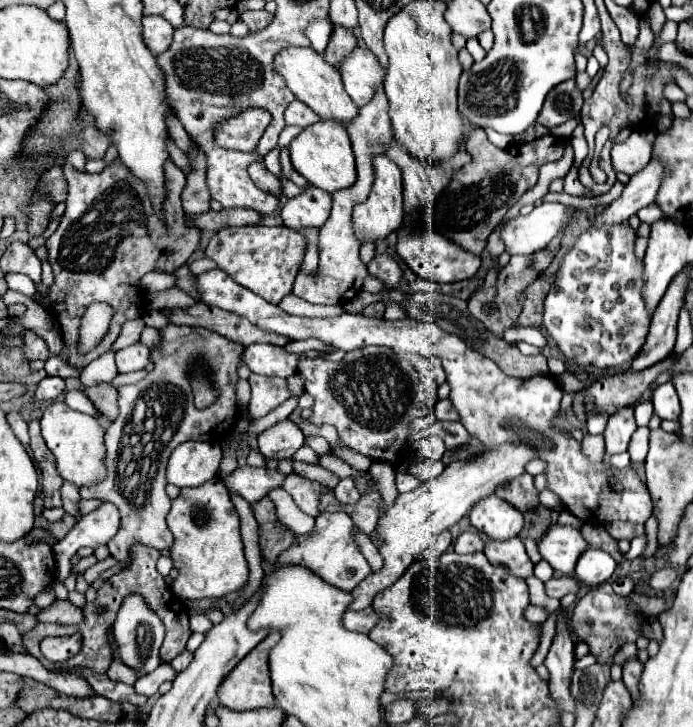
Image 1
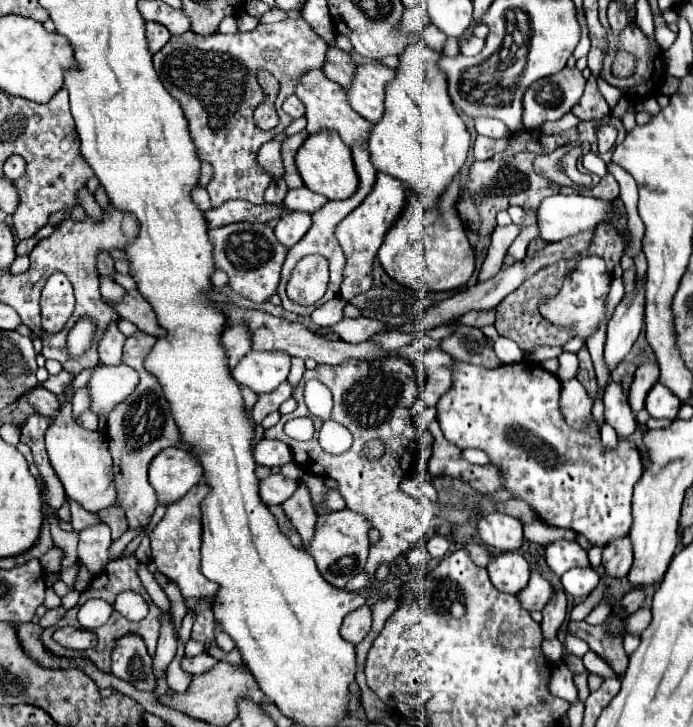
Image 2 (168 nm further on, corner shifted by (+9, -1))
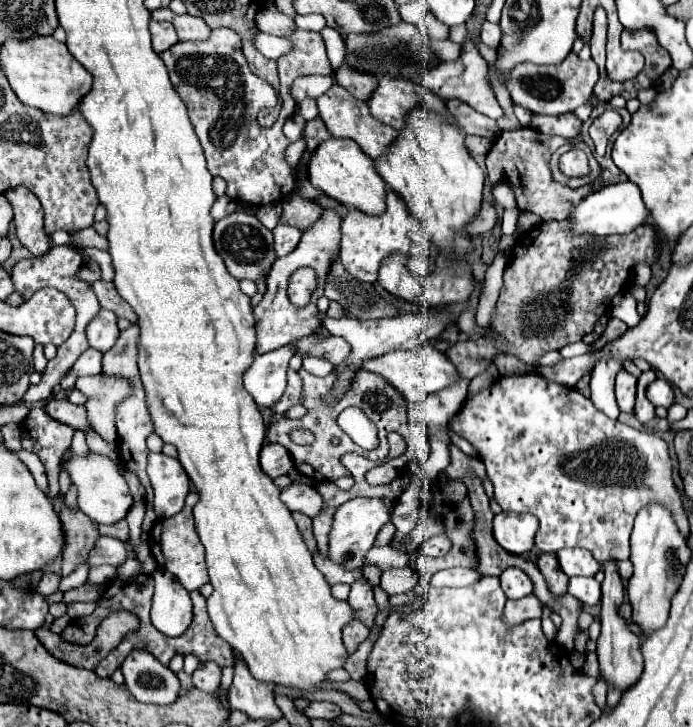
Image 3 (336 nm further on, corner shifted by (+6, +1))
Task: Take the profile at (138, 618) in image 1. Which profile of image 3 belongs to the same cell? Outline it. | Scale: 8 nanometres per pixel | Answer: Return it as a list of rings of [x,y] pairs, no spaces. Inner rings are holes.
[[[133,649],[121,671],[125,675],[125,687],[137,701],[169,705],[179,695],[179,679],[173,671],[163,667],[149,651]]]

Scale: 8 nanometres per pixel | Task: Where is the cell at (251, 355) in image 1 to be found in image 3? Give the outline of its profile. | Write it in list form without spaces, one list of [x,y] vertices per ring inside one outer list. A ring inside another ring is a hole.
[[[289,345],[269,351],[265,355],[255,355],[253,363],[243,373],[243,385],[253,395],[257,405],[271,407],[275,405],[275,401],[281,399],[291,357],[293,349],[289,349]]]

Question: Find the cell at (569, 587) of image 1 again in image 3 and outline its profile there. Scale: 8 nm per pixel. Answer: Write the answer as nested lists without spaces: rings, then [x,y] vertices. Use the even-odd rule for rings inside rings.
[[[531,593],[527,597],[521,597],[517,601],[507,601],[505,605],[505,623],[523,623],[527,619],[535,619],[535,617],[541,617],[543,613],[543,603]]]

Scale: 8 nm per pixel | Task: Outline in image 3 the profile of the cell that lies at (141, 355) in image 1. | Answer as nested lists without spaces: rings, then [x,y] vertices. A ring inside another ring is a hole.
[[[101,309],[101,313],[89,323],[87,327],[87,339],[89,345],[101,353],[107,353],[119,337],[119,327],[117,327],[117,315]]]

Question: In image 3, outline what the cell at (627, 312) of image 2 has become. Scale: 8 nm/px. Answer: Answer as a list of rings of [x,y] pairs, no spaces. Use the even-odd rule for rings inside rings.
[[[601,357],[591,373],[591,401],[599,411],[603,411],[611,419],[619,417],[619,407],[615,403],[613,385],[621,369],[623,369],[621,359]]]

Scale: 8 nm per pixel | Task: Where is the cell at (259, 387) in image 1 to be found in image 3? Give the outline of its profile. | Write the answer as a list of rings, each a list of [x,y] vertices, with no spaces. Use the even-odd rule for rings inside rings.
[[[289,369],[287,371],[287,389],[285,389],[283,397],[271,407],[271,411],[283,415],[291,405],[297,405],[297,403],[301,403],[301,377],[297,371]]]

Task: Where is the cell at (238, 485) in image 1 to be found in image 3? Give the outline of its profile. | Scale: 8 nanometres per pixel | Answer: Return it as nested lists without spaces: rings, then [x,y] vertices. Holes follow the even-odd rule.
[[[291,483],[289,487],[285,487],[281,491],[281,501],[287,505],[289,511],[301,511],[301,513],[307,513],[309,517],[315,517],[323,507],[323,501],[317,489],[303,483]]]

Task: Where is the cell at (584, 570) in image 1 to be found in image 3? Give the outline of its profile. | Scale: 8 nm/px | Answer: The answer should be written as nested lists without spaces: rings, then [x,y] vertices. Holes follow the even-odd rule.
[[[571,577],[567,593],[577,597],[581,603],[595,605],[601,599],[601,583],[595,577]]]

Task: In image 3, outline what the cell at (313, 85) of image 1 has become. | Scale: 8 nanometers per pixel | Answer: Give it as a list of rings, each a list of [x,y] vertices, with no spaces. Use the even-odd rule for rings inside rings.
[[[331,85],[331,89],[327,93],[323,93],[319,99],[317,99],[317,107],[319,107],[319,117],[323,119],[325,127],[329,129],[329,133],[333,137],[349,137],[353,139],[361,151],[365,155],[369,155],[371,159],[379,157],[381,153],[385,153],[385,149],[393,143],[393,129],[389,125],[381,125],[367,109],[367,105],[359,99],[355,99],[345,87],[341,85]]]

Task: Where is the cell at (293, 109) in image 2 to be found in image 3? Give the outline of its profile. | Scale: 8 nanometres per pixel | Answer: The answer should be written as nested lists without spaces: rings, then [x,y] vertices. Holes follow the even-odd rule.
[[[299,77],[297,81],[293,81],[291,85],[291,95],[295,99],[295,103],[301,103],[303,99],[317,99],[319,95],[323,95],[331,85],[333,85],[333,77]]]

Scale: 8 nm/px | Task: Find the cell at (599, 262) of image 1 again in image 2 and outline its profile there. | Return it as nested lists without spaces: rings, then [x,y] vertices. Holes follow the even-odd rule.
[[[584,257],[578,261],[578,267],[570,273],[564,281],[564,287],[556,297],[550,297],[542,307],[540,313],[554,325],[572,327],[576,337],[588,339],[596,329],[598,323],[604,319],[604,301],[610,291],[610,275],[606,273],[606,265],[600,257]]]

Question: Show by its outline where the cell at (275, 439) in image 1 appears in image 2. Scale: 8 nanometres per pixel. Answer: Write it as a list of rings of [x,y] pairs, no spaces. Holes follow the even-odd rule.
[[[262,439],[254,447],[254,457],[256,463],[262,467],[282,467],[292,461],[292,451],[286,443],[282,441],[272,441],[272,439]]]

